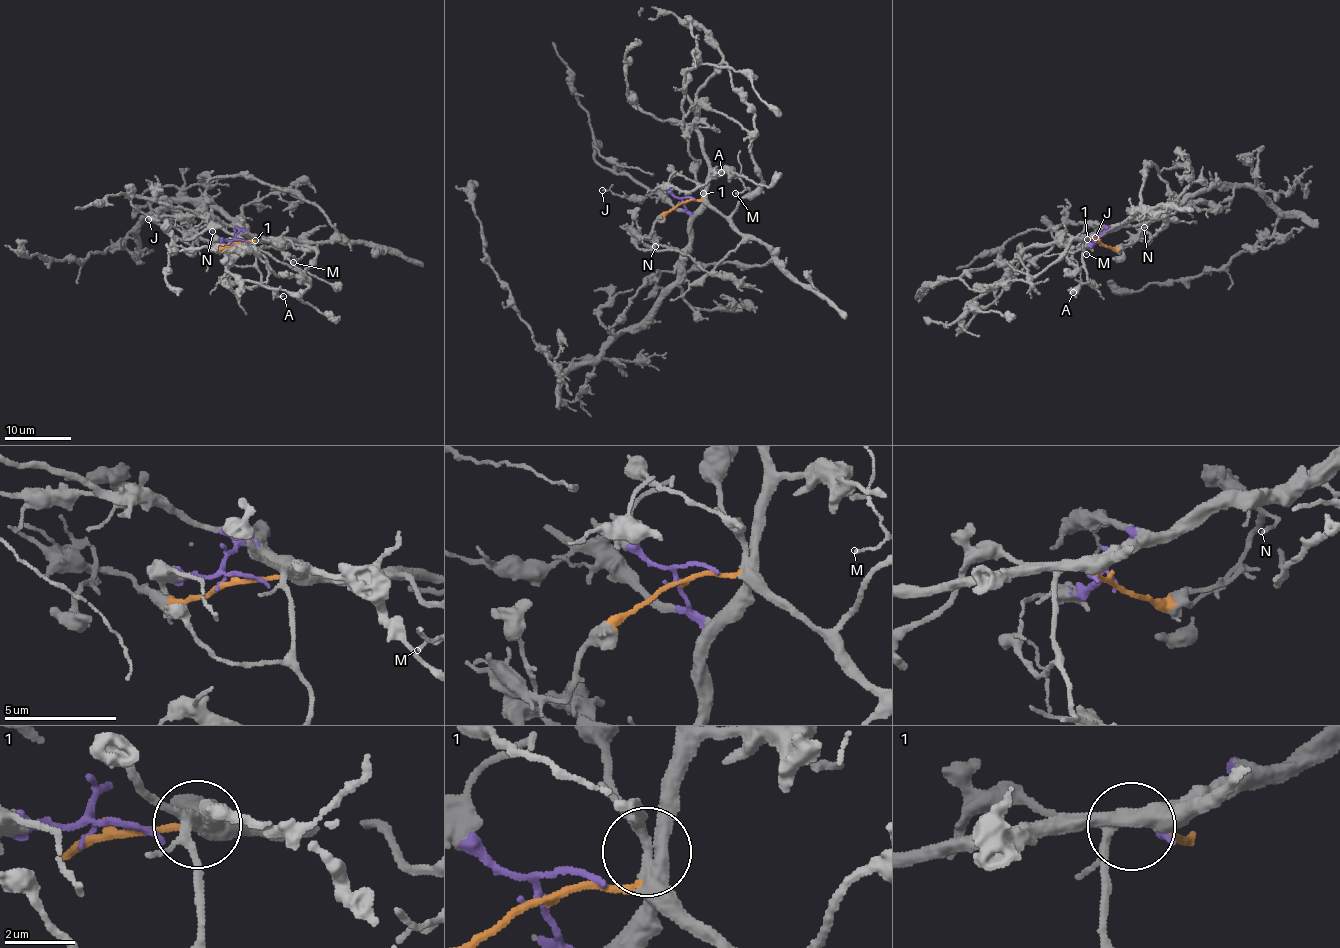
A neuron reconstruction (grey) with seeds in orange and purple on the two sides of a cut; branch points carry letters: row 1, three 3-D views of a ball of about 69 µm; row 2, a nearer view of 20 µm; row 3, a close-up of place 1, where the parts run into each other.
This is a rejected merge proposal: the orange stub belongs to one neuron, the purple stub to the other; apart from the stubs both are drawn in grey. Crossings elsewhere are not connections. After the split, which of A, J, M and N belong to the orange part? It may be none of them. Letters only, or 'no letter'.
A, M

